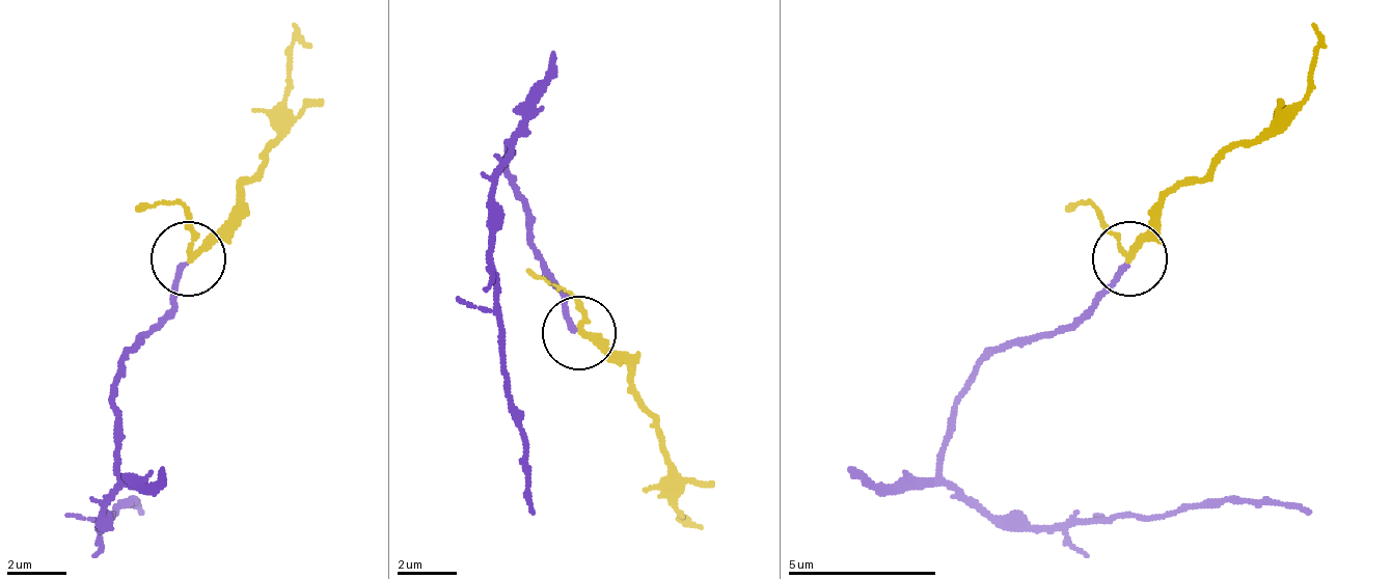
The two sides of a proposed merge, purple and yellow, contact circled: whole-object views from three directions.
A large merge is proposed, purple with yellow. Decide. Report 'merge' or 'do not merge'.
merge

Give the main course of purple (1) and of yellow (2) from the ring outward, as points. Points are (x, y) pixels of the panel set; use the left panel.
1: (183, 264), (160, 316), (115, 368), (115, 472), (101, 524), (131, 502), (145, 517)
2: (190, 256), (242, 197), (272, 145), (287, 86), (294, 26)

